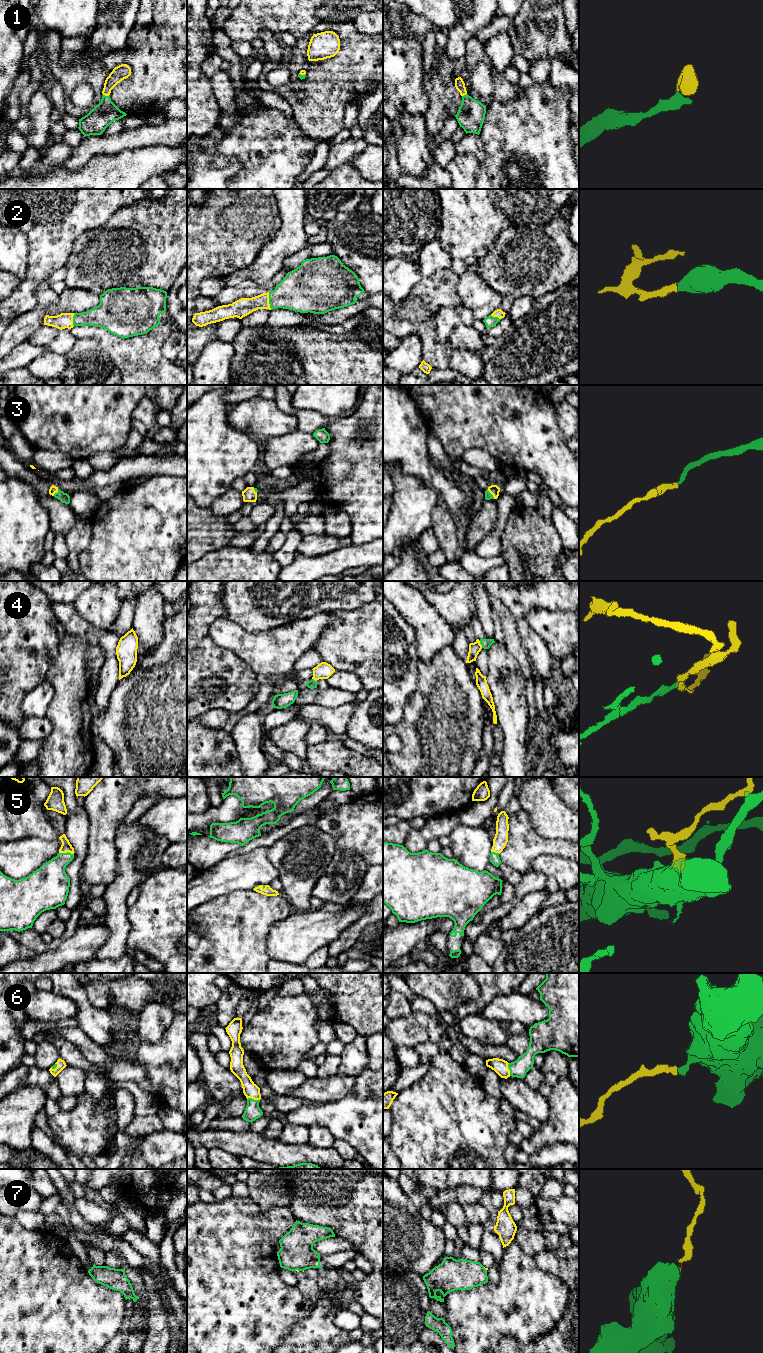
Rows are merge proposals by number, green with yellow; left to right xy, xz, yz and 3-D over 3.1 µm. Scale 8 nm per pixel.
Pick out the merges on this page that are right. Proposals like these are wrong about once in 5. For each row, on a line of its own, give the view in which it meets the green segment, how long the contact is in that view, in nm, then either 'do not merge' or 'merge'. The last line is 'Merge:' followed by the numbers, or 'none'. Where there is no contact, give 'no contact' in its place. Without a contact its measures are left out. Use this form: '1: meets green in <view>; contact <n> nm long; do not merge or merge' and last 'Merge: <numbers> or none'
1: meets green in xy; contact 50 nm long; merge
2: meets green in xz; contact 150 nm long; merge
3: meets green in yz; contact 100 nm long; merge
4: meets green in yz; contact 70 nm long; merge
5: meets green in xy; contact 120 nm long; merge
6: meets green in xz; contact 110 nm long; merge
7: meets green in xz; contact 30 nm long; do not merge
Merge: 1, 2, 3, 4, 5, 6

